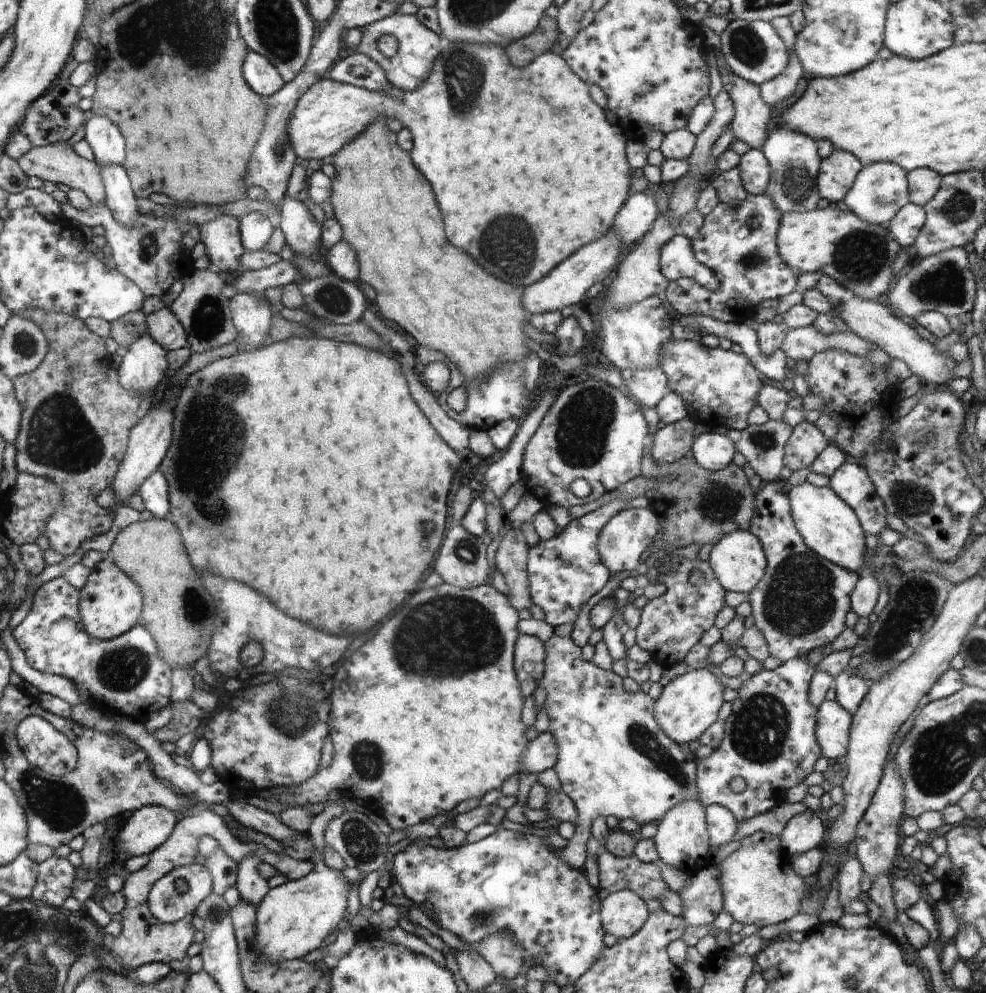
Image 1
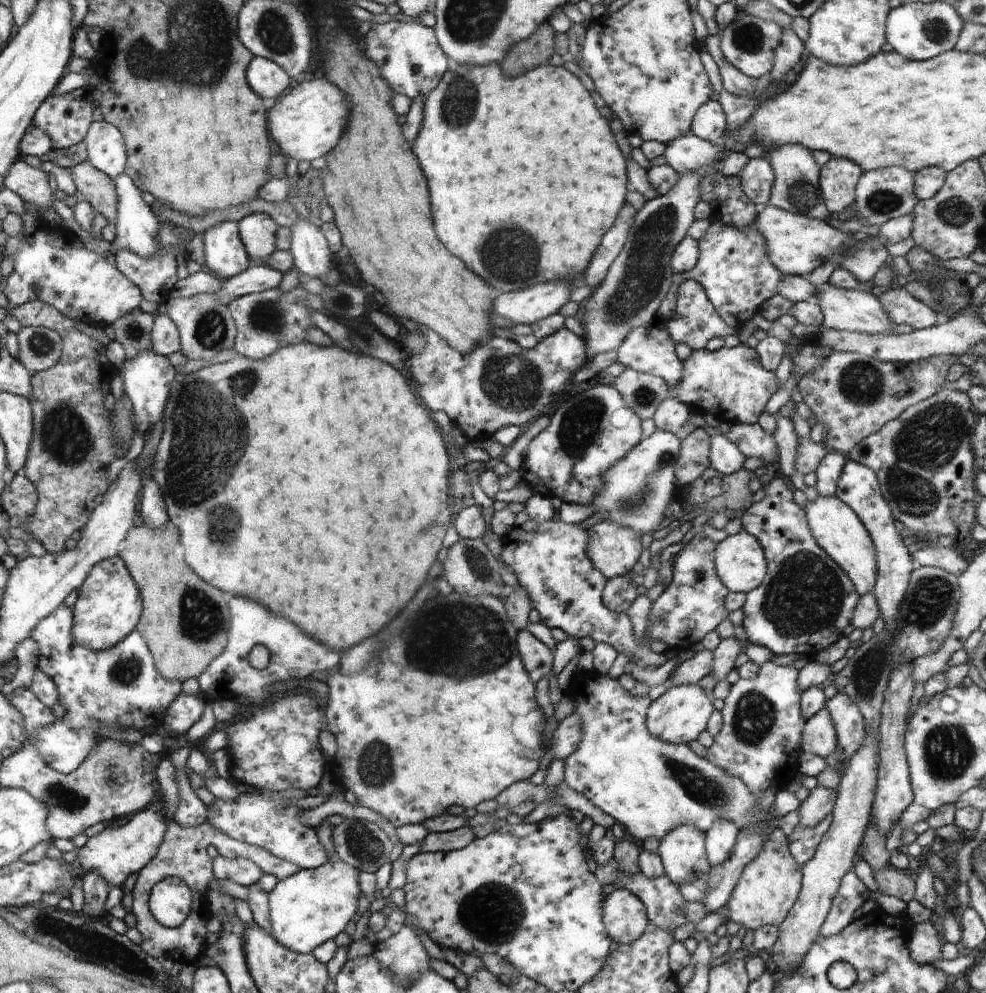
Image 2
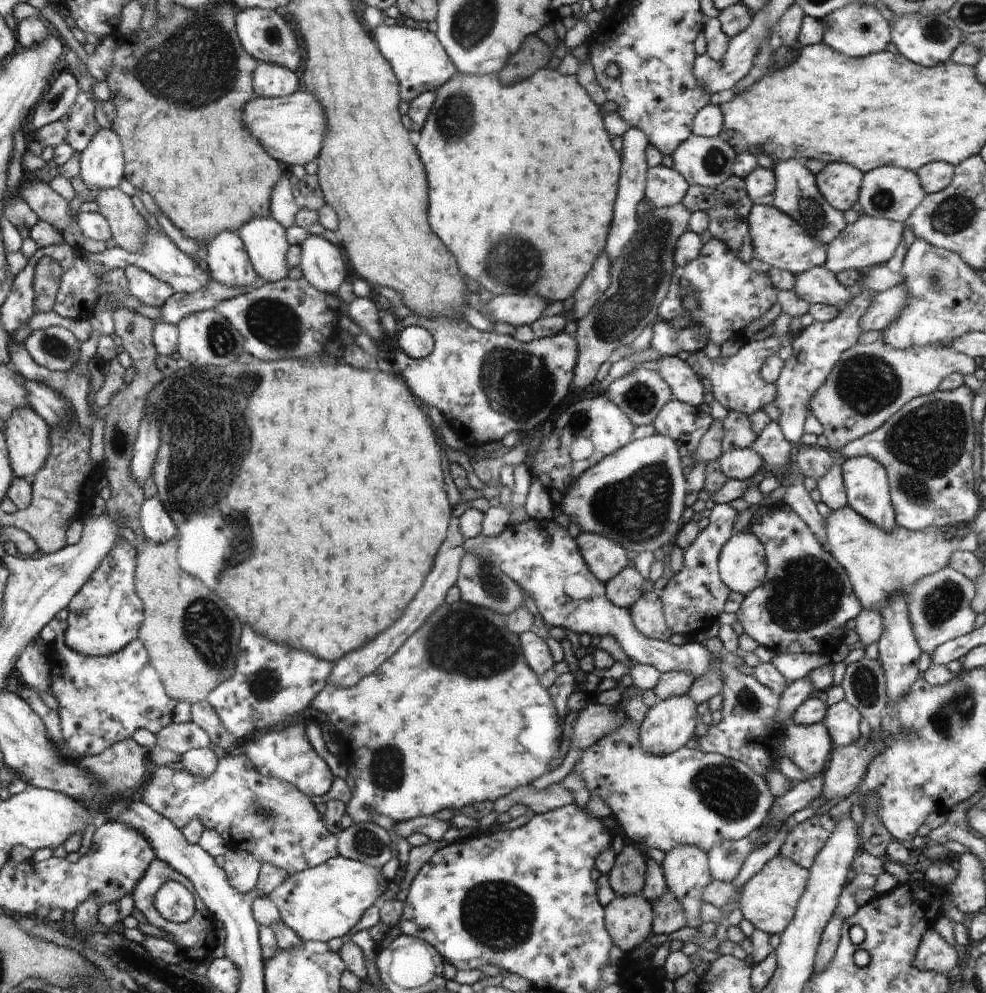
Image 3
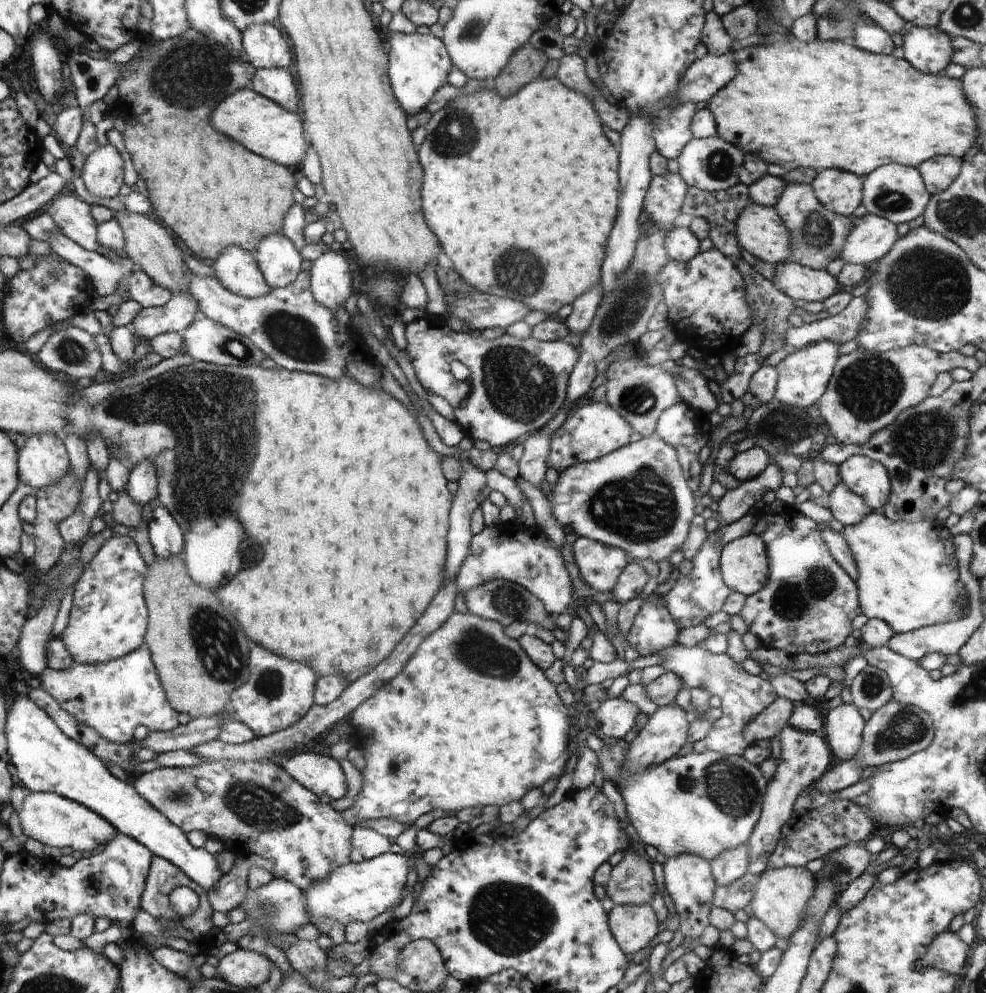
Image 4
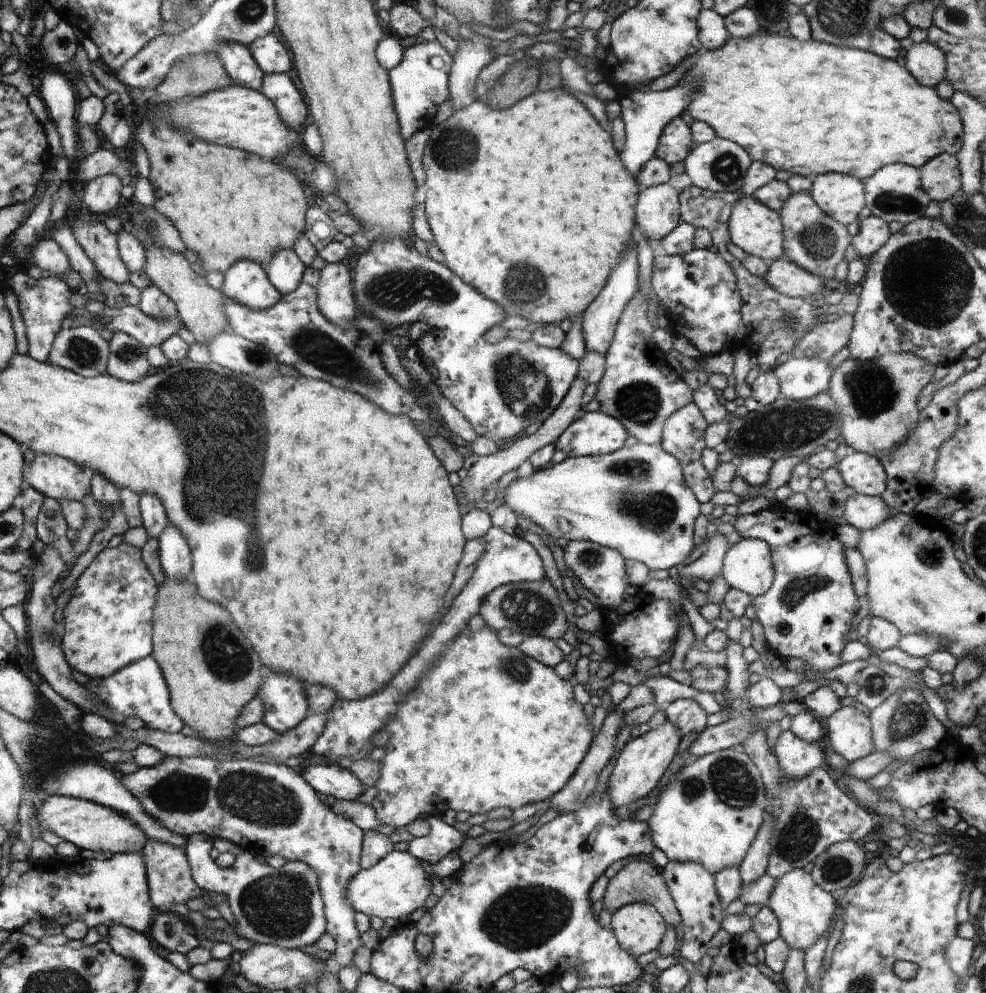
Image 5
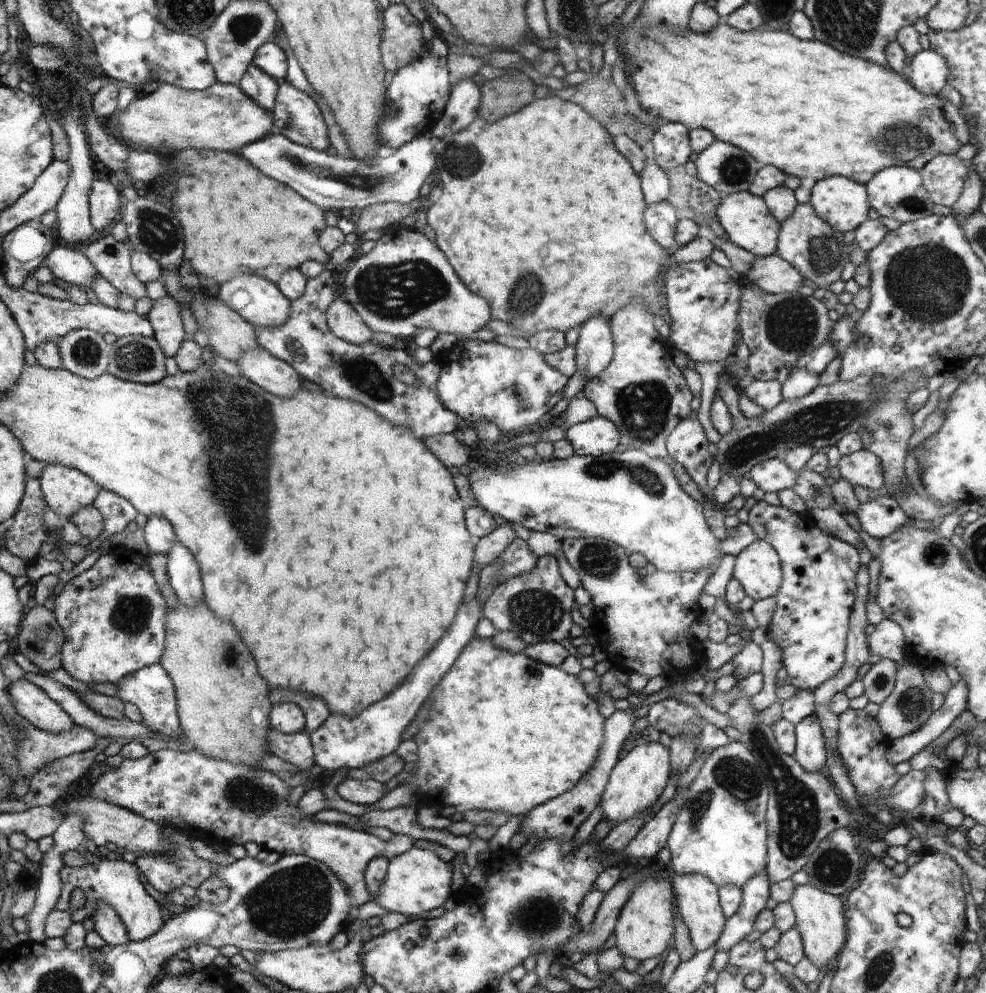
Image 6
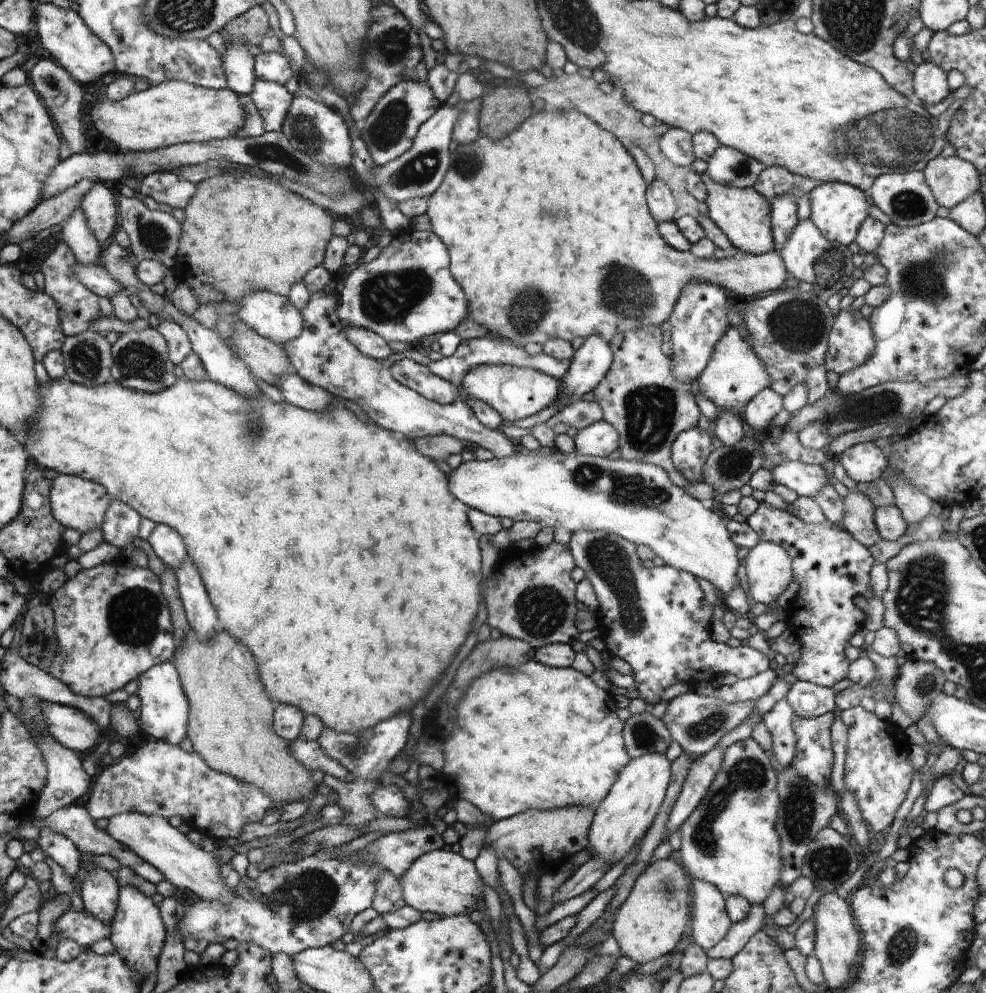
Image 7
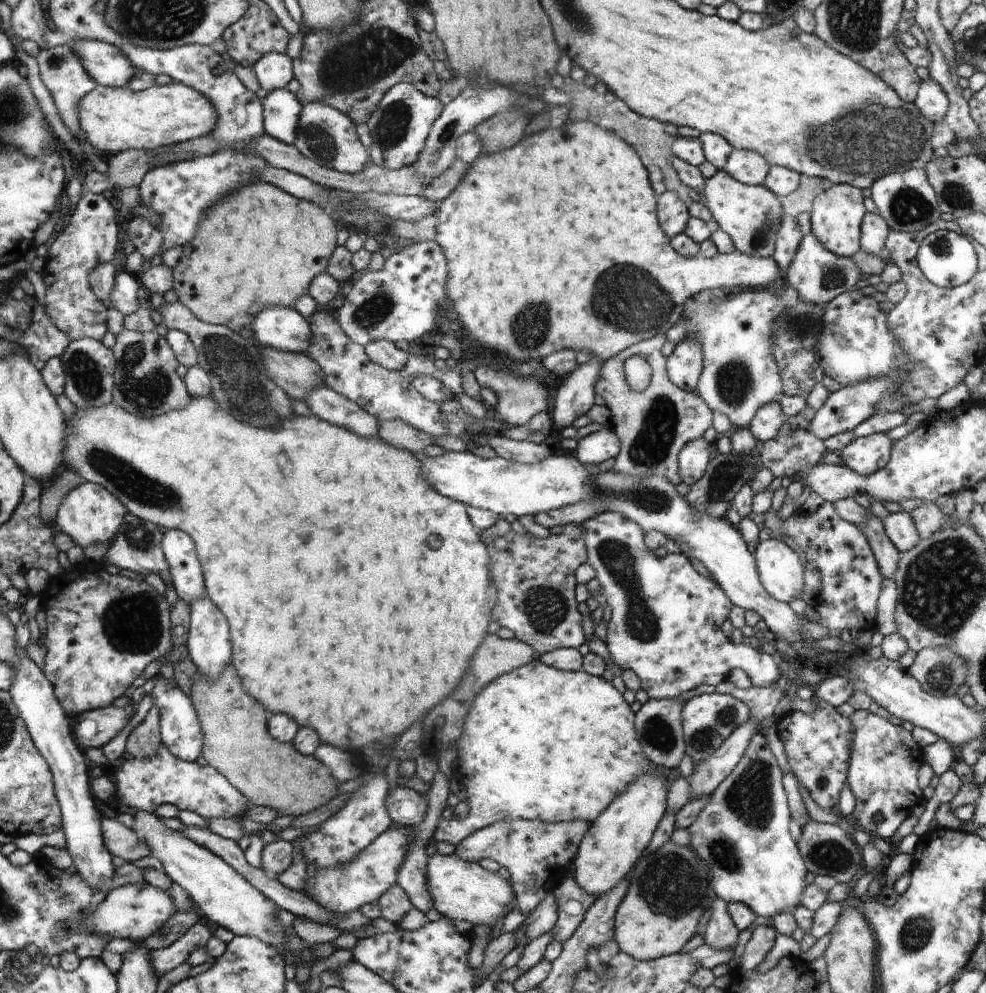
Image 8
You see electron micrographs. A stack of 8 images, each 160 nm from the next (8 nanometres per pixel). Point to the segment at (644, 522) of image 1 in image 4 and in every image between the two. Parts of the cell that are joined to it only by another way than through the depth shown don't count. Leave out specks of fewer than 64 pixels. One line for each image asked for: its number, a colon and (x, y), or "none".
2: (614, 550)
3: (606, 558)
4: (600, 566)

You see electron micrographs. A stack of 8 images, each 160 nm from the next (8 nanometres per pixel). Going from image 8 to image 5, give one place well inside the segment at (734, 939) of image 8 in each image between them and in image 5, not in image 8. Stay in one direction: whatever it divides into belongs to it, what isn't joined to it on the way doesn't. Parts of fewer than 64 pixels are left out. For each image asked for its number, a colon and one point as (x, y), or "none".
5: (692, 887)
6: (696, 897)
7: (710, 922)

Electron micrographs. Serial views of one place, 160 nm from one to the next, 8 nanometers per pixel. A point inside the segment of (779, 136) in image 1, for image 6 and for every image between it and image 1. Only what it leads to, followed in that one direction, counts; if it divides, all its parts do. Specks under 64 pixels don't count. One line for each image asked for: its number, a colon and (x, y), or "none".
2: (796, 189)
3: (796, 193)
4: (818, 235)
5: (813, 240)
6: (818, 252)

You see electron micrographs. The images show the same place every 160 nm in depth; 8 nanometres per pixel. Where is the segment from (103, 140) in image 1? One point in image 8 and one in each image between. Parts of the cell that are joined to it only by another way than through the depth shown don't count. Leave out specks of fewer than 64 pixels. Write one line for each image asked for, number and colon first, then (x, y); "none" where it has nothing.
2: (105, 147)
3: (101, 163)
4: (102, 173)
5: (100, 195)
6: (104, 201)
7: (98, 205)
8: (91, 237)

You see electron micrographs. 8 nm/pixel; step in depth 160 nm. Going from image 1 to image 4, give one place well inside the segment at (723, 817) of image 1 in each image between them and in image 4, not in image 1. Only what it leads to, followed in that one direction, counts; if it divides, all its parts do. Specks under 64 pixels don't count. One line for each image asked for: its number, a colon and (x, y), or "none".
2: (719, 841)
3: (725, 859)
4: (729, 865)

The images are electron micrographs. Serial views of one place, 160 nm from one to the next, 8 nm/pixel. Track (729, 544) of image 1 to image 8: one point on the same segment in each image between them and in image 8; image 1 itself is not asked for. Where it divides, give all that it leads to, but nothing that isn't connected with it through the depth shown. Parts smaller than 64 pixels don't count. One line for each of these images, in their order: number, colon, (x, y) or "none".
2: (740, 563)
3: (742, 566)
4: (744, 562)
5: (747, 566)
6: (757, 568)
7: (768, 566)
8: (782, 574)

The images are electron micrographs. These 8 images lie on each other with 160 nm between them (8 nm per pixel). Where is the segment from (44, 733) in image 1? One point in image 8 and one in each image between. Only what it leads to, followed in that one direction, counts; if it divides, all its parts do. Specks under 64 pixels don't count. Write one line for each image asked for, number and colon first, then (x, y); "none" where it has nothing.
2: (120, 686)
3: (102, 700)
4: (114, 697)
5: (140, 690)
6: (151, 690)
7: (164, 713)
8: (181, 732)

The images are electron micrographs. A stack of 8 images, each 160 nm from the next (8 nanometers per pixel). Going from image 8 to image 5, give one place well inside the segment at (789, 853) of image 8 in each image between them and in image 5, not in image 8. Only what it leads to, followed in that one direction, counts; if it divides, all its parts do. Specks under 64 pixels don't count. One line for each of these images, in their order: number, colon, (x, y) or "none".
5: (710, 814)
6: (720, 832)
7: (730, 841)

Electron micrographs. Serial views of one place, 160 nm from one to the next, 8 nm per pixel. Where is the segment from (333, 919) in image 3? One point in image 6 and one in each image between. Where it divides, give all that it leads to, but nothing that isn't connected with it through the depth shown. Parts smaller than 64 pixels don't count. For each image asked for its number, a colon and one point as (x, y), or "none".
4: (353, 892)
5: (397, 885)
6: (417, 881)

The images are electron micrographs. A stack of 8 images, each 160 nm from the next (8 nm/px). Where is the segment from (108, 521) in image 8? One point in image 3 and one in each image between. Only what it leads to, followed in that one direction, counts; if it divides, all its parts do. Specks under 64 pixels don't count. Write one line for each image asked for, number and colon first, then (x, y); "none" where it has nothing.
3: (29, 436)
4: (44, 460)
5: (56, 477)
6: (66, 490)
7: (75, 502)

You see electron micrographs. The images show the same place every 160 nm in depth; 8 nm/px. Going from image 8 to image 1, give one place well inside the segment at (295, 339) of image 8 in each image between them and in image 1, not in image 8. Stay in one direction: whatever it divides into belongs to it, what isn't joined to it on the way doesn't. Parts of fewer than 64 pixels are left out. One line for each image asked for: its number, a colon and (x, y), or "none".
1: (222, 239)
2: (225, 253)
3: (228, 260)
4: (237, 269)
5: (246, 282)
6: (260, 302)
7: (273, 316)

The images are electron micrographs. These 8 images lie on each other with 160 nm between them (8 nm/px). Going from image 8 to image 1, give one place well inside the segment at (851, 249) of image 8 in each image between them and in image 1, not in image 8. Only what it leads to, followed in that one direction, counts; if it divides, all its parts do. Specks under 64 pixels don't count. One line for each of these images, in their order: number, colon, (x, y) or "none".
1: (837, 173)
2: (838, 178)
3: (839, 183)
4: (840, 191)
5: (841, 196)
6: (842, 203)
7: (837, 209)

